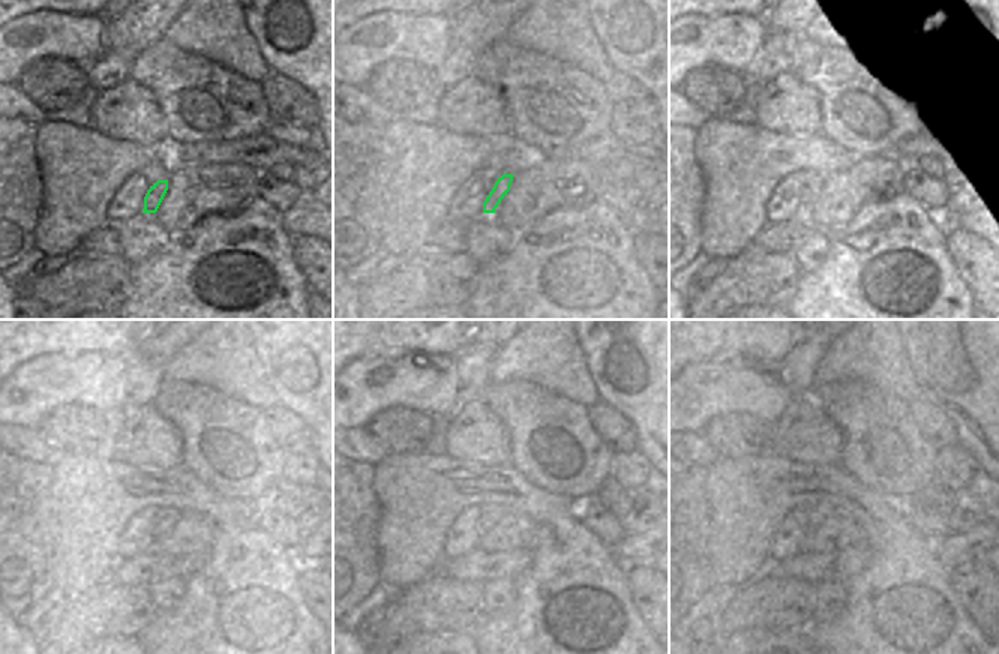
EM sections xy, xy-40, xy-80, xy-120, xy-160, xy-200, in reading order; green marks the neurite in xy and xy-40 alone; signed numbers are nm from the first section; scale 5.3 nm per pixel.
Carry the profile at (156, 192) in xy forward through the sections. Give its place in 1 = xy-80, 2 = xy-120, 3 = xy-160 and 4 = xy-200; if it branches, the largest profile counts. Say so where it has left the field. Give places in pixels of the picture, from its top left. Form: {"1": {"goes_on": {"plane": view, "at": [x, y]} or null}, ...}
{"1": {"goes_on": {"plane": "xy-80", "at": [837, 182]}}, "2": {"goes_on": {"plane": "xy-120", "at": [167, 516]}}, "3": {"goes_on": {"plane": "xy-160", "at": [491, 515]}}, "4": {"goes_on": {"plane": "xy-200", "at": [821, 512]}}}

